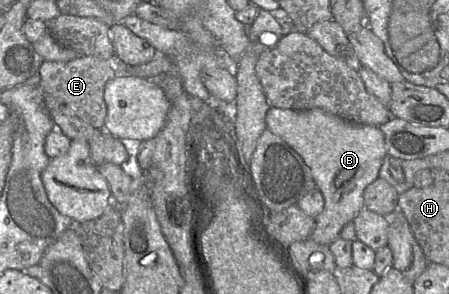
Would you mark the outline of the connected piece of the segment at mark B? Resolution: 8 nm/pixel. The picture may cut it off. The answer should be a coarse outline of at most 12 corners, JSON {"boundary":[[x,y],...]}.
{"boundary":[[271,107],[267,128],[325,199],[330,247],[365,208],[387,153],[380,127]]}

